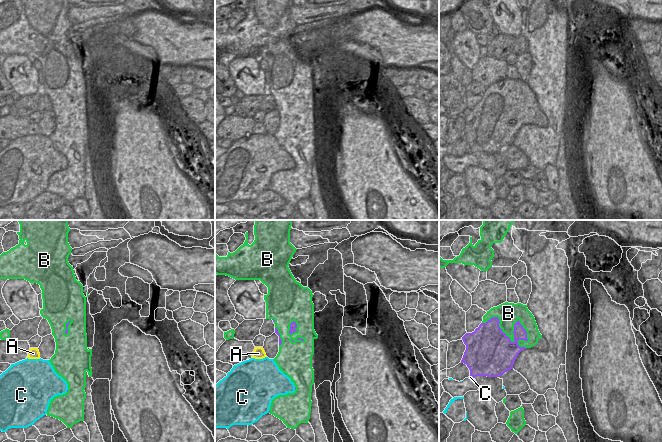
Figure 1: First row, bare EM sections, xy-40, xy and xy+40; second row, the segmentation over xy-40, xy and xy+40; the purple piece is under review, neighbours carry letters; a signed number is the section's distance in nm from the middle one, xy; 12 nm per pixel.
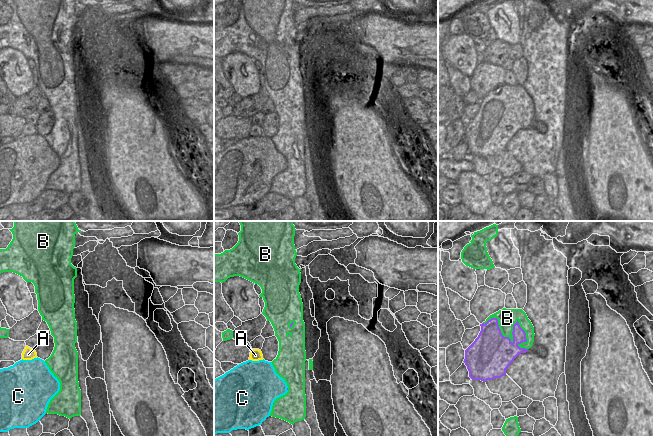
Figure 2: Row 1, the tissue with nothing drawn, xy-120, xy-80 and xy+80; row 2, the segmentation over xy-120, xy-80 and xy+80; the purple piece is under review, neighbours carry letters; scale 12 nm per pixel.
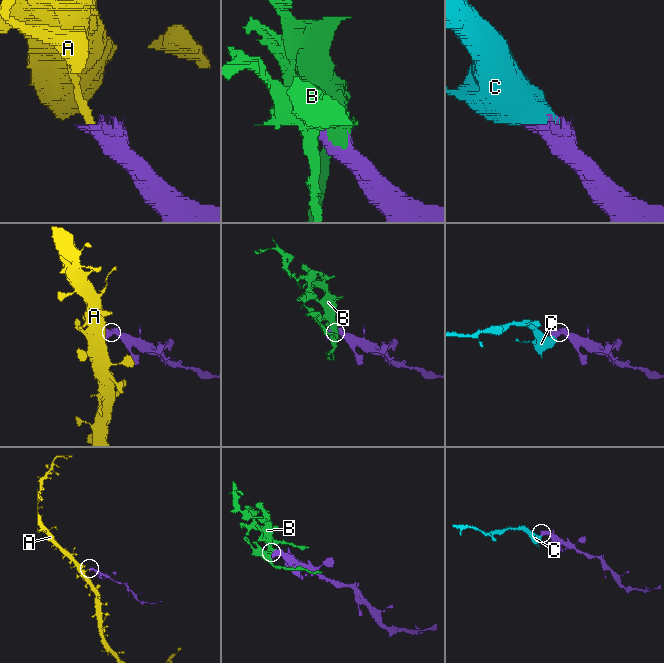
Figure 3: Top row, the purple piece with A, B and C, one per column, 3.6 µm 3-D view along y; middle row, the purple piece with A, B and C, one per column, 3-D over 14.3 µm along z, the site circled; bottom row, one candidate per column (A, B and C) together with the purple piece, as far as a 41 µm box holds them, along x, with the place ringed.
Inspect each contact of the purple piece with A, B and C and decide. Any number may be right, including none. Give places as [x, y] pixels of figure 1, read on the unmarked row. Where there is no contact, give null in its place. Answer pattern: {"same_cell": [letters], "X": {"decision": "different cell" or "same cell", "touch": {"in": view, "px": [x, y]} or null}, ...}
{"same_cell": ["C"], "A": {"decision": "different cell", "touch": null}, "B": {"decision": "different cell", "touch": {"in": "xy+40", "px": [513, 107]}}, "C": {"decision": "same cell", "touch": {"in": "xy+40", "px": [472, 152]}}}

